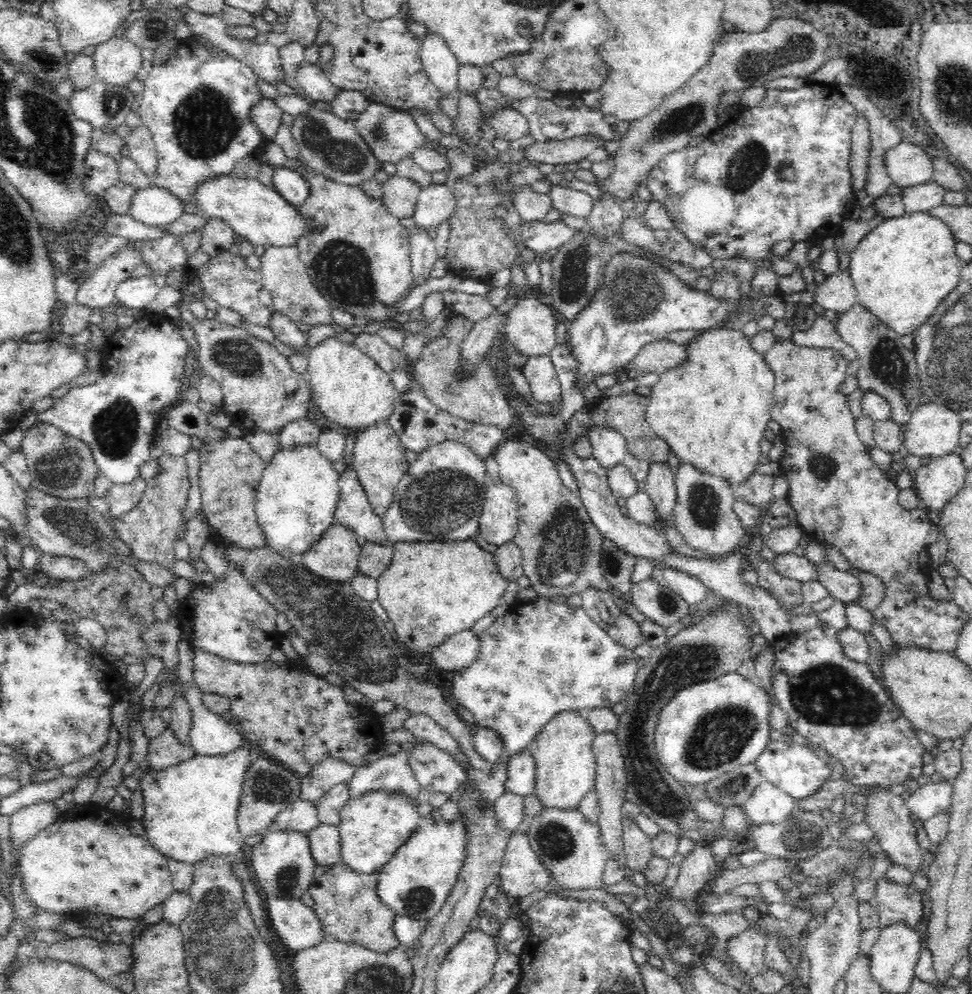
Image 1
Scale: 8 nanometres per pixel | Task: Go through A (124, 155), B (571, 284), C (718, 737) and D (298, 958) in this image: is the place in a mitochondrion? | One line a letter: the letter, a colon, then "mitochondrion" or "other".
A: other
B: mitochondrion
C: mitochondrion
D: other

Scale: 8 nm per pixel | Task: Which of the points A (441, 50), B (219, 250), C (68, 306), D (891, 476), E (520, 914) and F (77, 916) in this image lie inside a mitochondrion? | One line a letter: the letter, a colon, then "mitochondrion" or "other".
A: other
B: other
C: other
D: other
E: other
F: other

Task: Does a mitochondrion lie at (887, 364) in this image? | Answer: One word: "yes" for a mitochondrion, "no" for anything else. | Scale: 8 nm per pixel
yes

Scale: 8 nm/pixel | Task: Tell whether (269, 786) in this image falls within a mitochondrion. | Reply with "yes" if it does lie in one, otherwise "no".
yes

